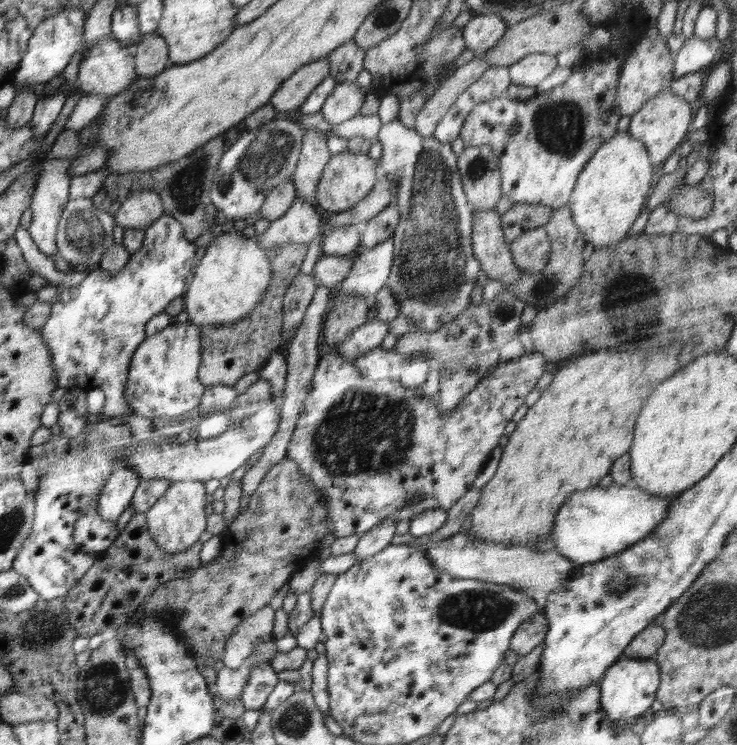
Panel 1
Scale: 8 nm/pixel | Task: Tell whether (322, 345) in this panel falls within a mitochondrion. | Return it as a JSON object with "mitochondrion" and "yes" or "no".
{"mitochondrion":"no"}

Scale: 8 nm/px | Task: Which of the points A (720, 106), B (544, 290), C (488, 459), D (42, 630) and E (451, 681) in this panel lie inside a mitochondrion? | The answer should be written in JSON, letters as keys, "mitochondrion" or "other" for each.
{"A":"other","B":"mitochondrion","C":"other","D":"mitochondrion","E":"mitochondrion"}

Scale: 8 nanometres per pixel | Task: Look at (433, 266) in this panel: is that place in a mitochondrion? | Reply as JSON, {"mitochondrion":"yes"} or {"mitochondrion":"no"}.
{"mitochondrion":"yes"}

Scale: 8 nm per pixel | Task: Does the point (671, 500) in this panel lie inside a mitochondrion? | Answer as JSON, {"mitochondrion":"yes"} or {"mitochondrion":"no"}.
{"mitochondrion":"no"}

